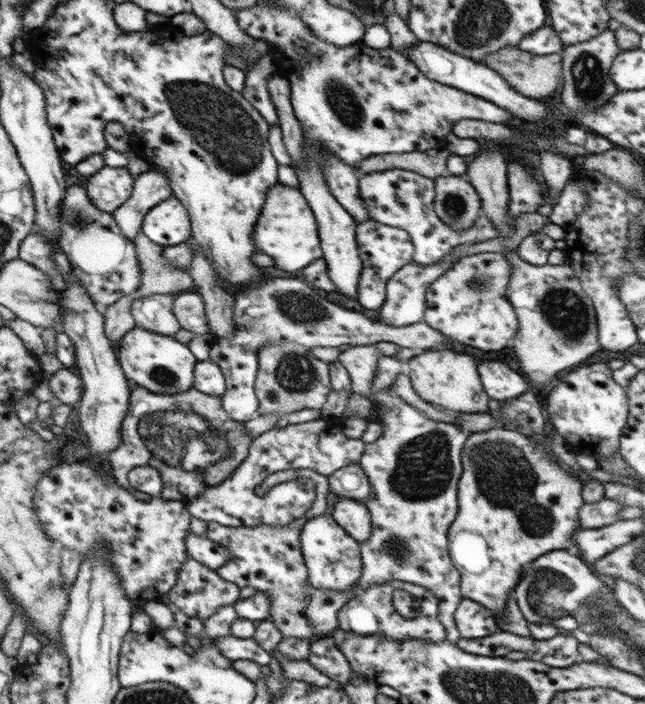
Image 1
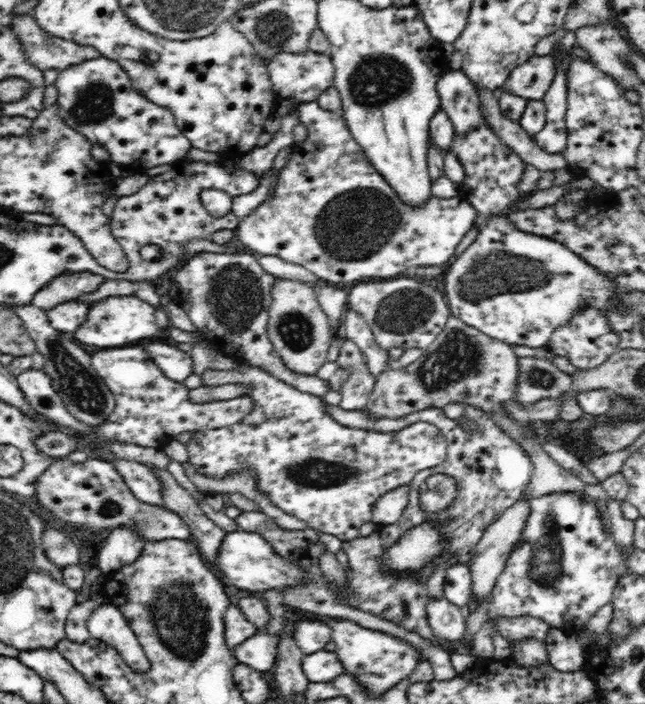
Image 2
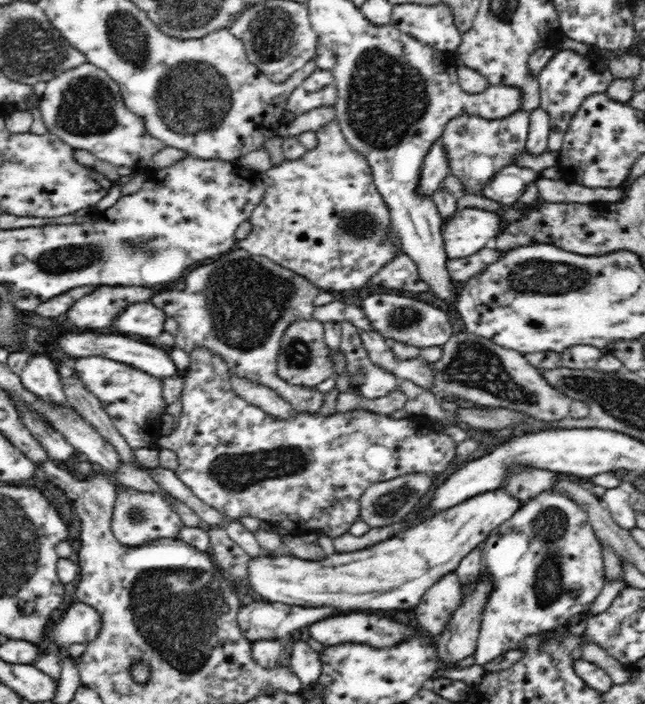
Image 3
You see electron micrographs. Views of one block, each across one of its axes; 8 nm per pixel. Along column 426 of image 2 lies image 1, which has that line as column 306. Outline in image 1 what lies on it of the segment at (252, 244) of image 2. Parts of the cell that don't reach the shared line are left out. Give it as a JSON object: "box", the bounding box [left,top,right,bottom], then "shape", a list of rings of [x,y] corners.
{"box":[251,182,322,272],"shape":[[[276,182],[267,188],[265,203],[259,212],[259,218],[251,229],[251,240],[259,254],[267,254],[269,260],[283,272],[297,272],[311,262],[322,258],[320,242],[317,236],[317,224],[307,202],[297,189]]]}

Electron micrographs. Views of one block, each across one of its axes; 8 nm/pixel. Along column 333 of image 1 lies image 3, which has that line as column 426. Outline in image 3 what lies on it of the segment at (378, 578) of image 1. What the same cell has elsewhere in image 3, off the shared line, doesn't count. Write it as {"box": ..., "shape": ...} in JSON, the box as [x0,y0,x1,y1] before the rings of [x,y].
{"box":[415,572,462,637],"shape":[[[455,572],[446,574],[433,584],[421,598],[416,611],[415,624],[436,637],[440,637],[453,612],[460,606],[462,583]]]}

